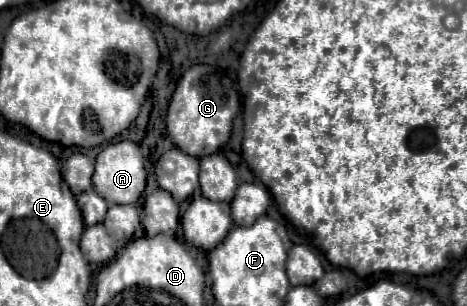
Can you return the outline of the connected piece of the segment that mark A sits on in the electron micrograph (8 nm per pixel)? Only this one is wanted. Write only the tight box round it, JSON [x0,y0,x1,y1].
[94,140,146,204]

